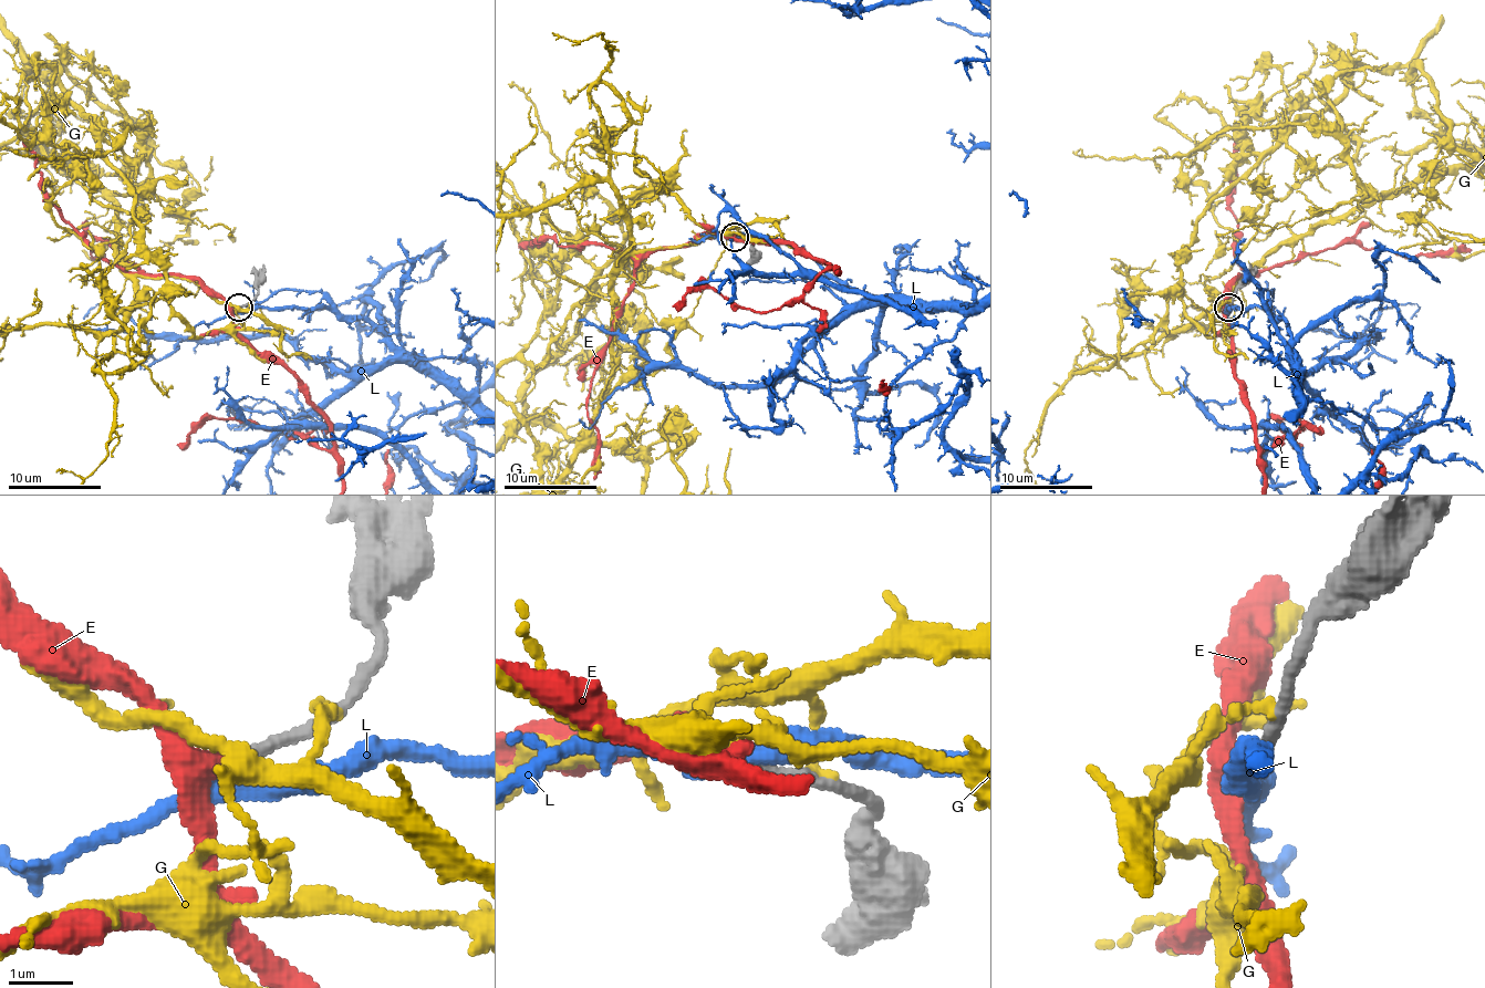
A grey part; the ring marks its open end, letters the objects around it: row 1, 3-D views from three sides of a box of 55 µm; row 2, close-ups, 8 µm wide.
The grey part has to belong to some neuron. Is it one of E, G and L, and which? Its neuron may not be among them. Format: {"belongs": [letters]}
{"belongs": ["E"]}

